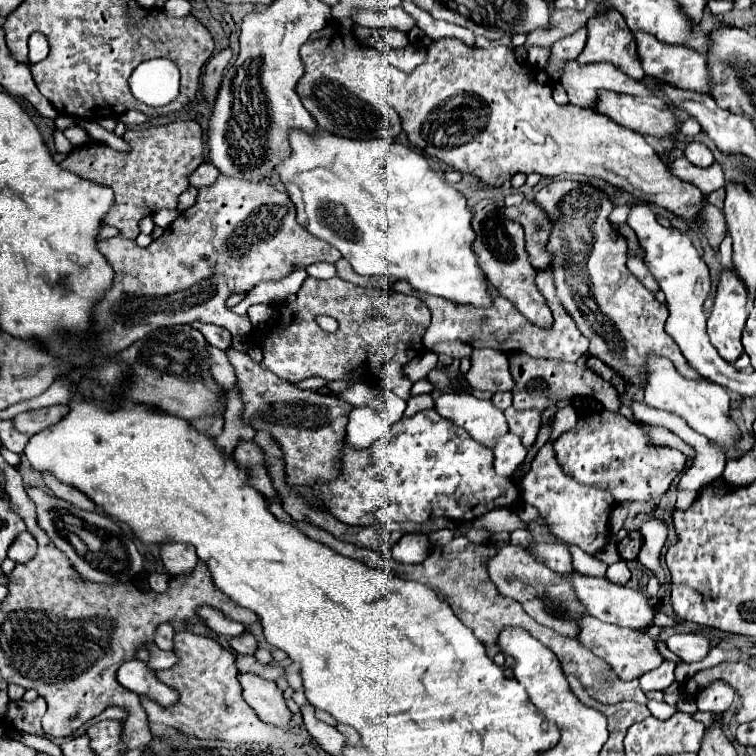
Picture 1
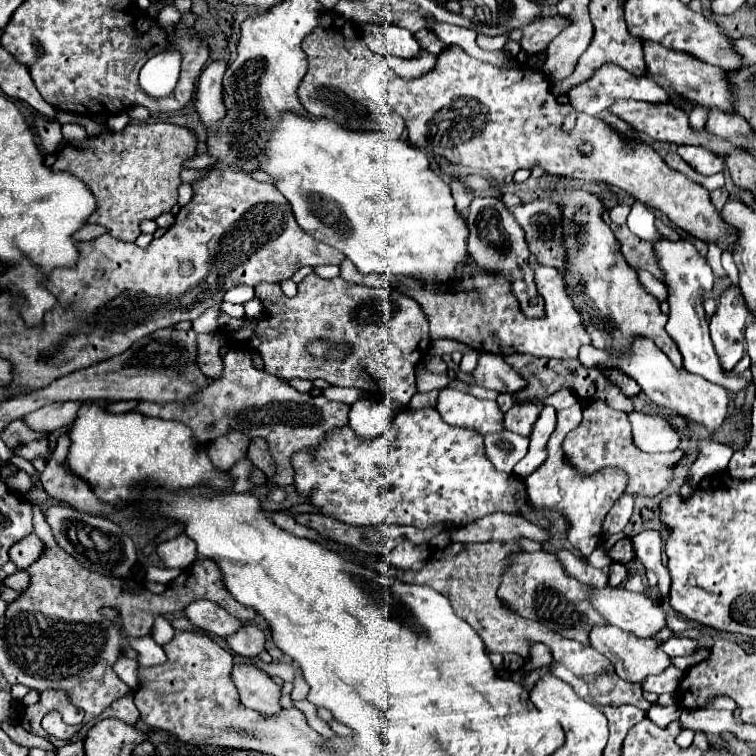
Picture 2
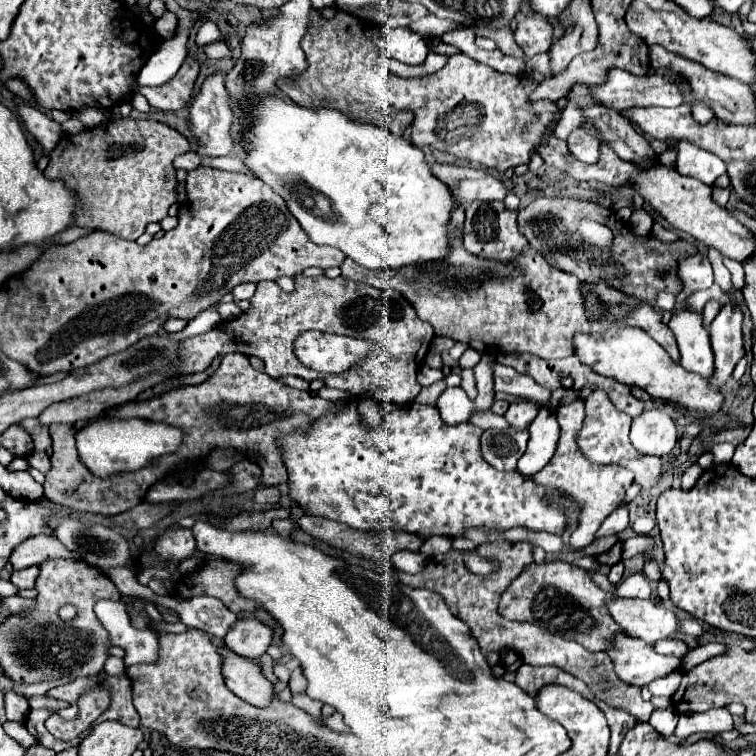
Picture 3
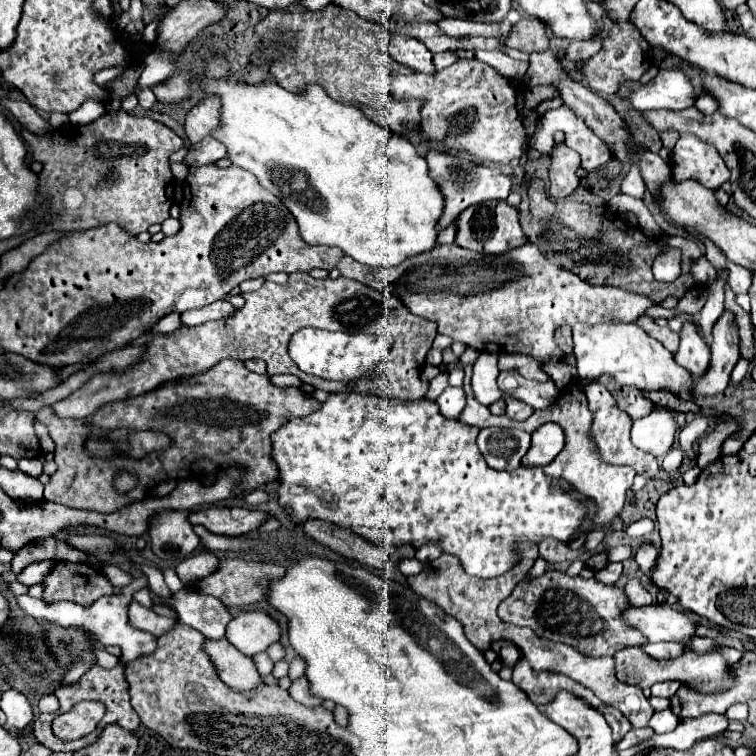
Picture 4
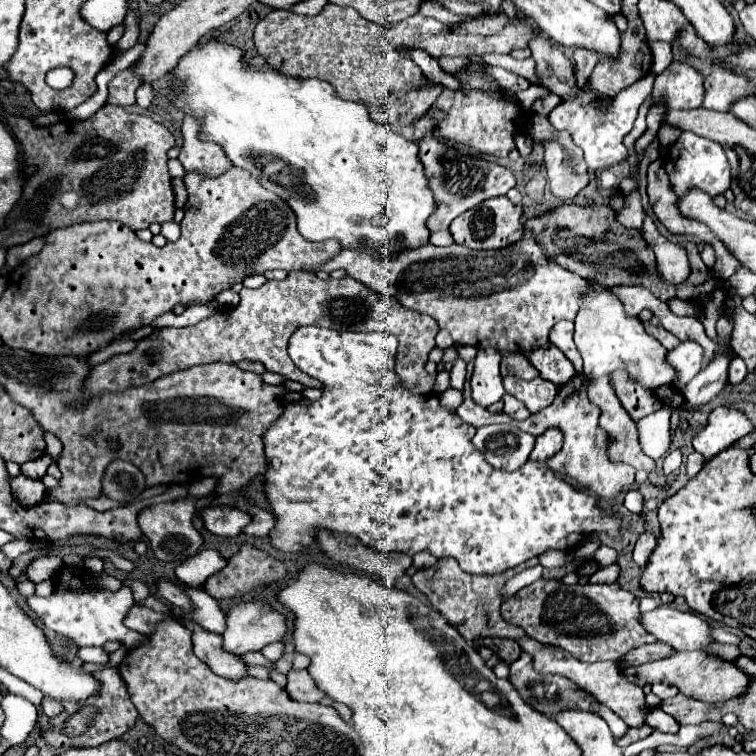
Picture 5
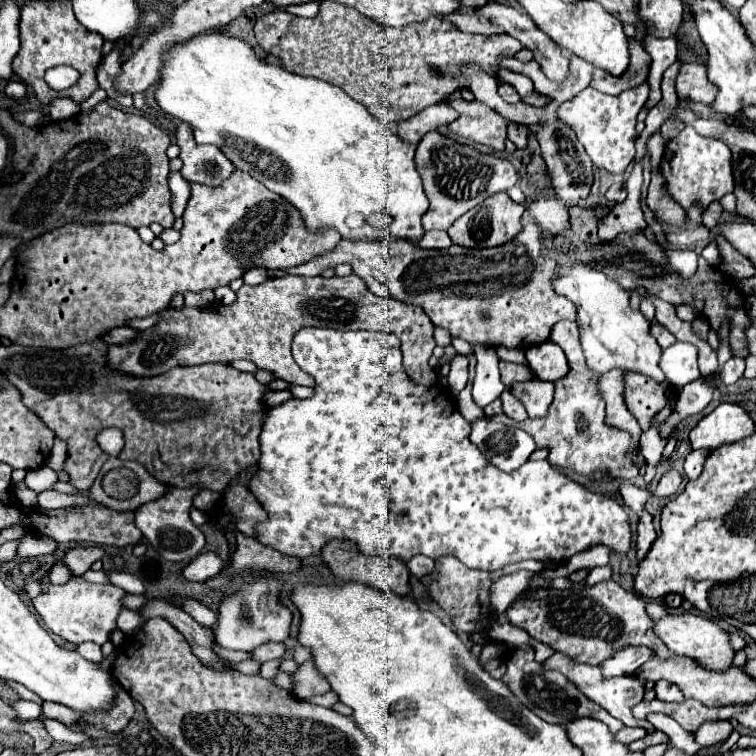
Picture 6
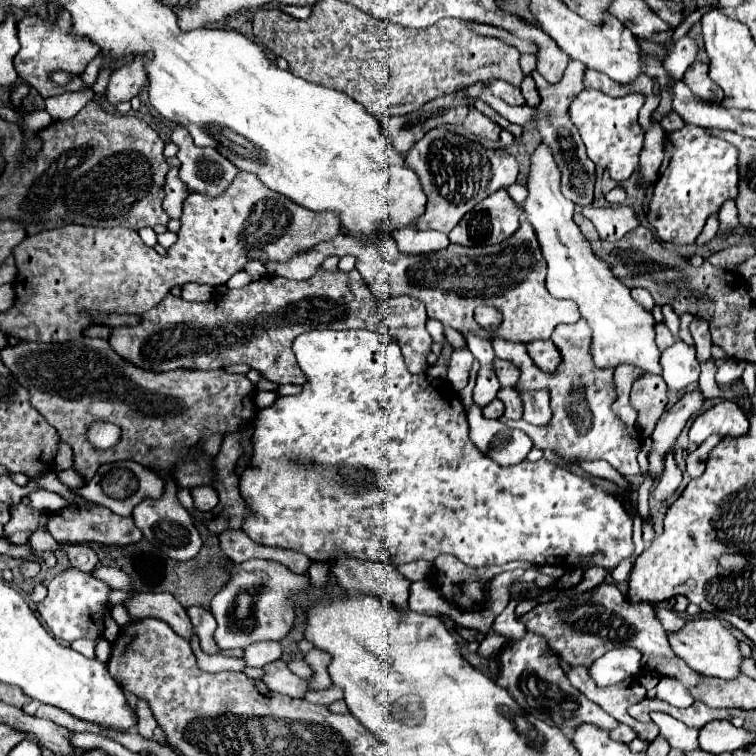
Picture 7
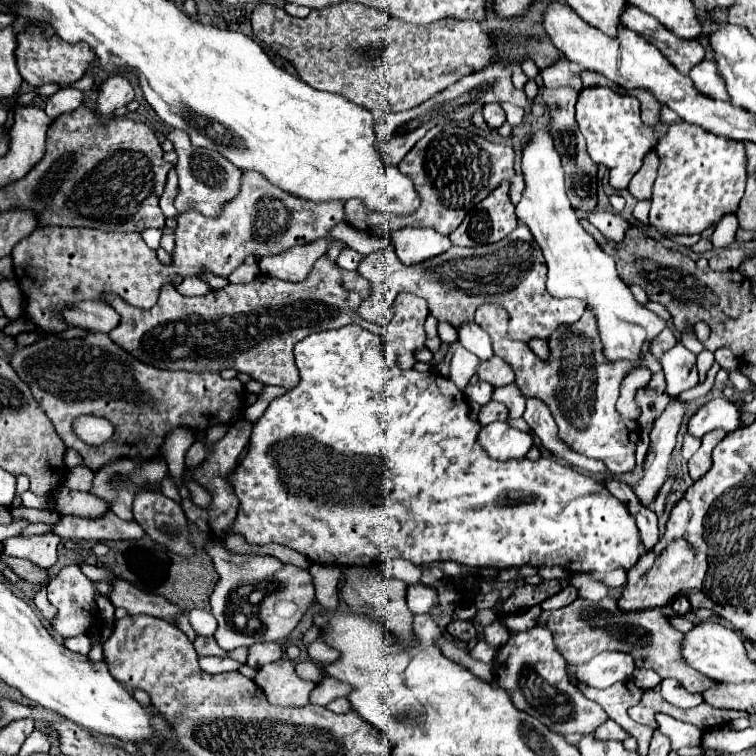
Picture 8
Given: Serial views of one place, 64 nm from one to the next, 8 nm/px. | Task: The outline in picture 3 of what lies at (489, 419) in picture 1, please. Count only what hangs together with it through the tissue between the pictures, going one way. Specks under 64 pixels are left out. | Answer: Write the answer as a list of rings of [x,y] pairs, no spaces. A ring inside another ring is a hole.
[[[446,388],[436,402],[440,416],[448,424],[468,422],[474,410],[486,410],[486,406],[478,406],[478,402],[470,400],[462,388]]]

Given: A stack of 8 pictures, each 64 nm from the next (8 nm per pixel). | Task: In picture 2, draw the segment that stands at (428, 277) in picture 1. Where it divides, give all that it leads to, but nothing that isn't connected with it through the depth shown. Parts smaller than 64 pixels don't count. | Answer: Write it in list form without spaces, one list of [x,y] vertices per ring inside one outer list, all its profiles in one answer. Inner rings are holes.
[[[284,112],[280,116],[280,120],[272,122],[272,130],[268,132],[264,154],[266,154],[266,162],[260,164],[260,170],[264,170],[272,178],[278,192],[290,202],[300,228],[304,228],[310,236],[314,236],[314,240],[330,244],[332,248],[338,248],[346,258],[350,258],[354,262],[354,266],[362,274],[368,274],[368,272],[382,272],[382,274],[396,274],[396,276],[404,274],[404,276],[414,276],[414,278],[422,280],[428,290],[448,290],[448,286],[444,282],[454,278],[458,272],[458,266],[468,260],[468,254],[466,254],[468,230],[466,230],[464,218],[460,218],[458,212],[454,210],[454,198],[450,192],[450,184],[444,182],[444,178],[438,176],[430,168],[426,154],[422,150],[418,150],[416,146],[412,146],[410,142],[390,140],[390,138],[386,138],[384,132],[348,130],[346,126],[338,124],[334,118],[312,118],[312,116],[302,116],[296,112]]]

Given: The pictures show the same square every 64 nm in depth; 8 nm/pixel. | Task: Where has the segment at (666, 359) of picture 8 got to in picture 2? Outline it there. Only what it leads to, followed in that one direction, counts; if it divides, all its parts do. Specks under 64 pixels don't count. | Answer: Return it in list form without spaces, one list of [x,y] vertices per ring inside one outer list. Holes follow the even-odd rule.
[[[638,200],[632,204],[632,212],[630,212],[626,224],[638,238],[654,242],[658,264],[666,272],[666,286],[668,286],[668,294],[670,294],[668,296],[670,318],[668,318],[668,324],[666,324],[666,332],[678,344],[678,350],[684,358],[684,368],[692,374],[698,374],[698,376],[714,382],[714,384],[720,384],[720,386],[724,386],[726,390],[732,390],[732,392],[746,388],[748,382],[744,378],[734,376],[732,372],[724,372],[720,368],[718,356],[714,352],[714,346],[712,346],[712,340],[710,340],[710,334],[708,334],[708,320],[706,320],[706,314],[704,314],[704,308],[702,308],[702,296],[704,296],[704,292],[712,290],[714,276],[712,276],[712,268],[706,262],[706,258],[702,258],[698,254],[698,250],[688,240],[680,240],[680,242],[660,240],[660,236],[654,228],[652,210]]]

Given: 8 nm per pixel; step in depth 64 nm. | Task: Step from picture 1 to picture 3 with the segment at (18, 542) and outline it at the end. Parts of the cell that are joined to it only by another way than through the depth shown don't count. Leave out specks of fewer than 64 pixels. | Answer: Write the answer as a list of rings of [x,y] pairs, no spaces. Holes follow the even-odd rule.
[[[40,534],[30,538],[28,542],[22,542],[14,554],[10,554],[10,564],[14,570],[24,570],[28,566],[40,564],[48,558],[78,558],[78,552],[70,552],[54,534]]]

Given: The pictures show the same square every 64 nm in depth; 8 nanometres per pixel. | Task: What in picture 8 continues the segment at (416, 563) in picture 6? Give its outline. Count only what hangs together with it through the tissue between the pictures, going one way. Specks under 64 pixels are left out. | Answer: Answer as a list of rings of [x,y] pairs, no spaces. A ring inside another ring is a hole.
[[[388,560],[386,564],[380,566],[380,570],[384,572],[386,578],[390,580],[402,580],[404,584],[418,584],[420,582],[420,576],[422,576],[422,568],[420,566],[414,566],[412,562],[406,562],[406,560]]]

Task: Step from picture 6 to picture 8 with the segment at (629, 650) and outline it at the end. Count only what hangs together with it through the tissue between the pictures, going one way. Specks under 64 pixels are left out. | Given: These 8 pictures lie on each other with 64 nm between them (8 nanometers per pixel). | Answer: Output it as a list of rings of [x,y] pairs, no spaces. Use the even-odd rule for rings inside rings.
[[[606,652],[606,654],[598,654],[586,664],[572,668],[572,676],[588,686],[606,688],[612,686],[614,682],[632,678],[634,668],[636,668],[634,658],[630,658],[630,654]]]

